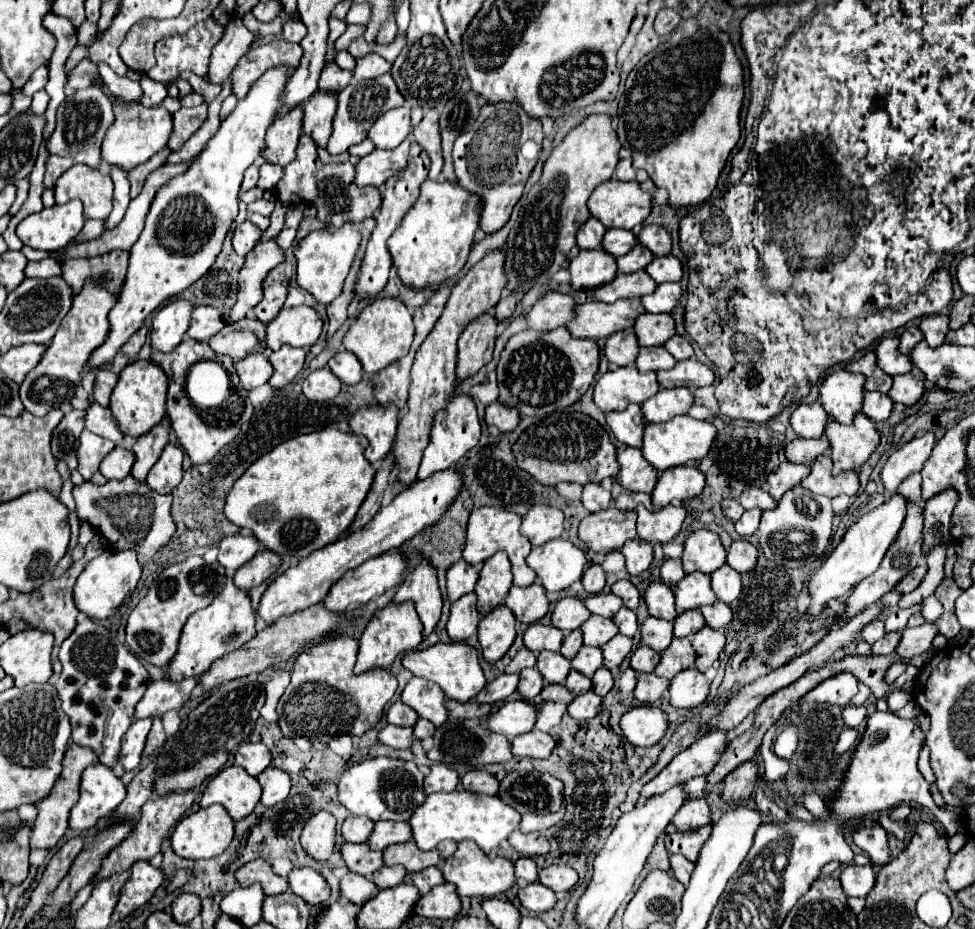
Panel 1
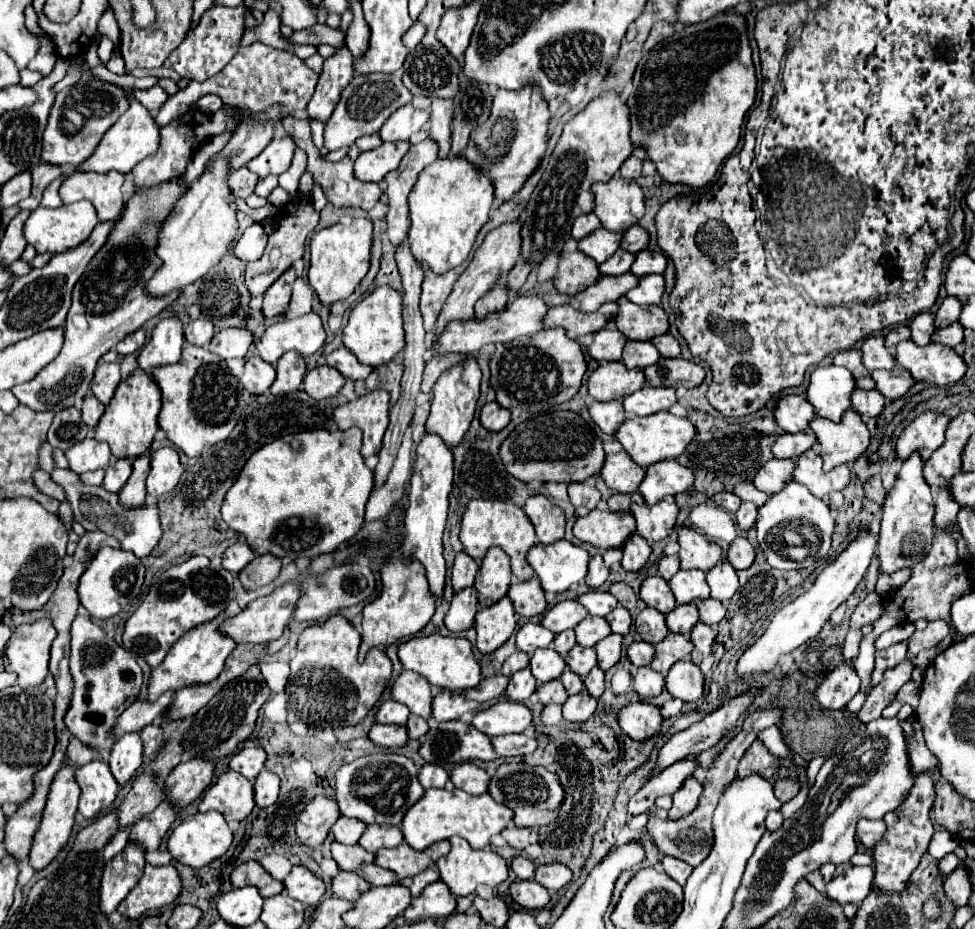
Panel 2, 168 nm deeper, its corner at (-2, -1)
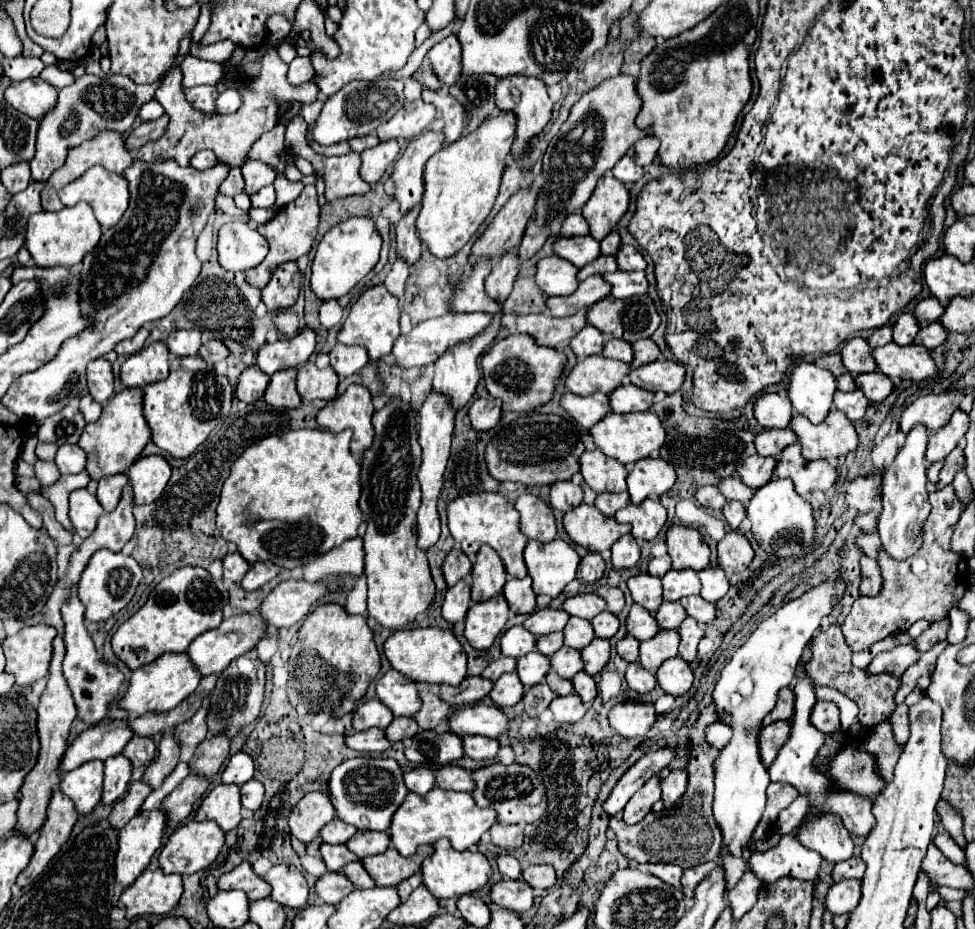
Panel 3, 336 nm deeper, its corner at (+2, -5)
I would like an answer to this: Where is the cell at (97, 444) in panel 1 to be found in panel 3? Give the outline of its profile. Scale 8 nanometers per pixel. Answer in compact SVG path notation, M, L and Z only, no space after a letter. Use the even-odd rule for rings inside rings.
M61 445L57 455L55 455L55 465L59 467L59 473L61 475L67 475L67 473L81 473L85 469L85 451L79 447L79 445Z

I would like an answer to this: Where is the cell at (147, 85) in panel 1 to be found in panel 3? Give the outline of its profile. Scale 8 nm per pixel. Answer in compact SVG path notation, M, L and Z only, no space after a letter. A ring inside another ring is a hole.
M157 101L145 103L145 105L141 107L141 111L139 111L141 121L155 121L155 119L159 119L161 115L163 115L163 109L161 109L161 105L159 105Z

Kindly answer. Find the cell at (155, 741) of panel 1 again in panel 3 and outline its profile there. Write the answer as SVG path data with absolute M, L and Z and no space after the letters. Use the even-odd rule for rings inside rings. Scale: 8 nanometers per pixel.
M133 737L125 745L125 749L121 751L121 755L125 755L133 763L133 767L147 765L155 757L155 743L149 737Z

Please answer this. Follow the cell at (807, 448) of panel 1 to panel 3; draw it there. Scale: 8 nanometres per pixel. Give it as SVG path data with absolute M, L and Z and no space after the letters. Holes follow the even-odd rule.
M785 427L785 429L763 429L761 433L757 433L757 439L753 439L759 455L775 457L775 459L779 459L781 449L785 449L787 445L791 445L795 441L797 441L797 435L789 427Z

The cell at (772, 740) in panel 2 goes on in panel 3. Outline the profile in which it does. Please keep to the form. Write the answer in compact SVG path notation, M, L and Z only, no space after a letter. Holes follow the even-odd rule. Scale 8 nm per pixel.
M711 723L705 731L705 741L715 749L721 749L721 745L725 745L727 739L731 739L731 729L727 731L725 723Z

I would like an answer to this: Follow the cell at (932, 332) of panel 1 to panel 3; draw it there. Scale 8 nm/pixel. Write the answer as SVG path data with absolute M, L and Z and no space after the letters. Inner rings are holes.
M901 313L893 325L893 341L897 345L909 345L913 343L913 337L919 331L919 323L913 315L909 313Z

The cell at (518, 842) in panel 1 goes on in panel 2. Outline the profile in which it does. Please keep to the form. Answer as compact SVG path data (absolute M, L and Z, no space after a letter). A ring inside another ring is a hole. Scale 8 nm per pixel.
M505 829L503 833L503 839L511 845L511 847L515 847L515 849L519 849L519 851L523 851L527 845L535 845L535 843L539 843L539 835L533 831L533 829Z

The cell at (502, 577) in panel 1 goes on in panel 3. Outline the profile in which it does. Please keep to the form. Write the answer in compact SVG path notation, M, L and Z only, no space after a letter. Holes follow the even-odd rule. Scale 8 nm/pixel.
M483 545L477 551L477 559L471 569L471 577L473 577L471 599L475 603L481 603L481 601L487 601L487 599L499 595L507 581L505 575L507 575L505 567L503 567L503 561L499 559L497 551L491 549L489 545Z

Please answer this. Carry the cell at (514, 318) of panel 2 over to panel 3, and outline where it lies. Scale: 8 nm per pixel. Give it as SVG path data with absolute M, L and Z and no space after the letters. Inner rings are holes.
M447 313L443 317L437 319L429 319L423 321L419 325L415 325L411 329L411 333L407 335L399 335L397 341L393 343L391 355L395 357L395 365L409 369L409 367L423 367L429 363L435 363L439 355L443 355L443 351L459 341L471 339L477 333L481 333L483 329L487 329L491 323L491 315L487 313Z

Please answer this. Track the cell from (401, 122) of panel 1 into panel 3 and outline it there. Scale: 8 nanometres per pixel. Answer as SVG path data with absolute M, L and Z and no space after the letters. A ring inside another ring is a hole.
M423 99L417 101L405 101L403 109L395 113L385 125L381 125L375 133L379 141L389 141L389 139L413 139L427 129L427 125L435 119L435 105L425 103Z

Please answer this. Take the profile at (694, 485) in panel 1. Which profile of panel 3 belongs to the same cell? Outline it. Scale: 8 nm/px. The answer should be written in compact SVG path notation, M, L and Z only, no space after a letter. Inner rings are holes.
M645 457L633 465L633 469L627 475L627 491L631 495L631 503L639 505L649 495L663 495L675 485L675 469L663 461Z

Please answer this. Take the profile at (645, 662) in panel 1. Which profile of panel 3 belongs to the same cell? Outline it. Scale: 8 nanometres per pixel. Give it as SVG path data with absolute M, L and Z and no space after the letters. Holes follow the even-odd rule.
M623 637L621 641L617 641L617 653L627 661L627 663L631 663L631 661L635 661L637 657L639 657L639 641L637 639L633 639L633 637Z

